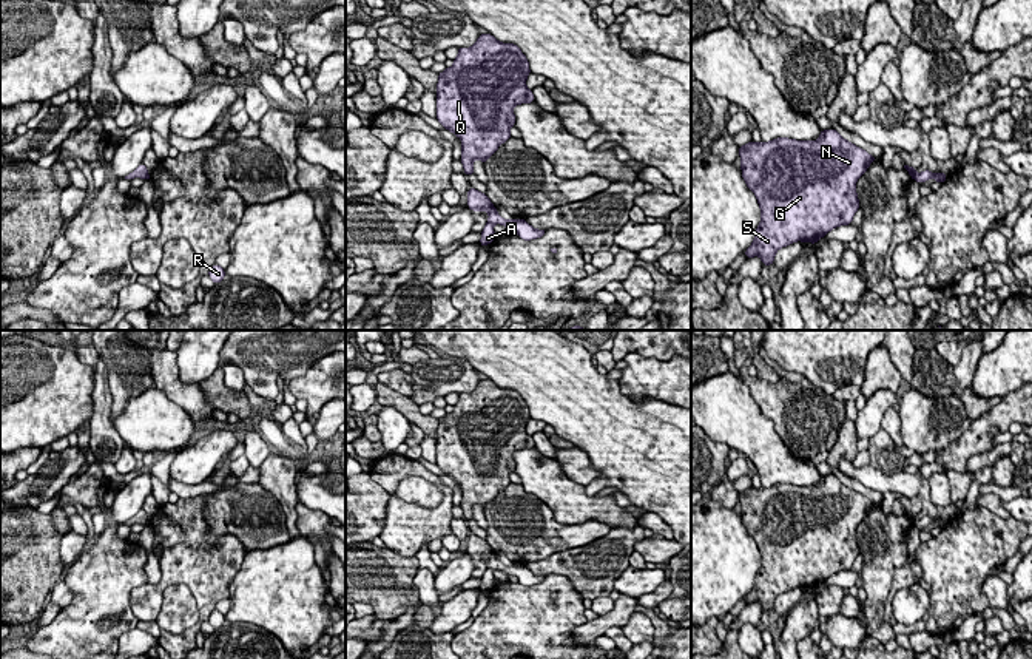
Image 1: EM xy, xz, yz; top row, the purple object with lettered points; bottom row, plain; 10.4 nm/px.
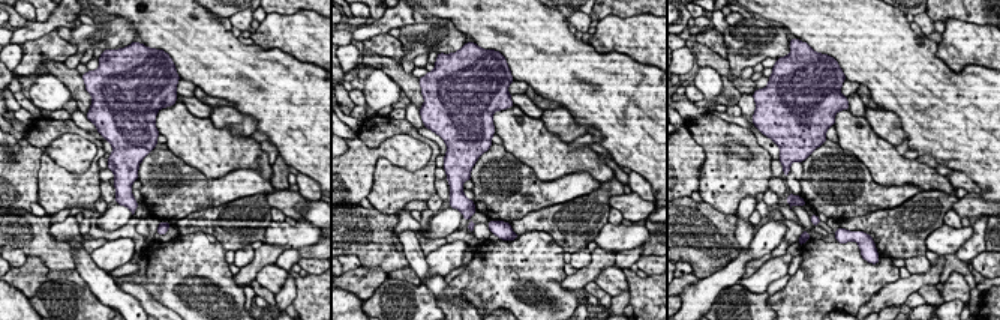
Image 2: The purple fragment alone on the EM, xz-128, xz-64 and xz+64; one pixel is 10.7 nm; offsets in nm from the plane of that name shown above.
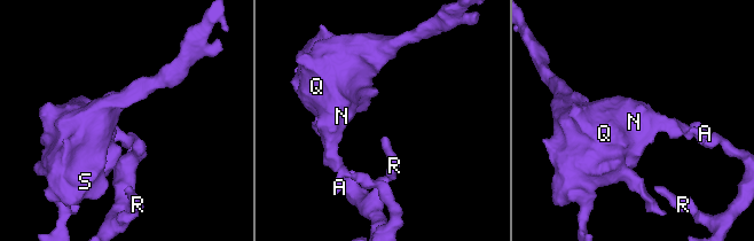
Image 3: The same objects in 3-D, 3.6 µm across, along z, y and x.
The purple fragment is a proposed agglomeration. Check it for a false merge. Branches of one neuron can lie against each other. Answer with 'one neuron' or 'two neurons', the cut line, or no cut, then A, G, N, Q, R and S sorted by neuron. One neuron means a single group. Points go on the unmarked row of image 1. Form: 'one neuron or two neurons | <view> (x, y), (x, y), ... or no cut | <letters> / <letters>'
two neurons | xz (494, 553), (488, 557) | A R / G N Q S

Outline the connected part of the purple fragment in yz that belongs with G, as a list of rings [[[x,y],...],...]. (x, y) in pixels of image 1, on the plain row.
[[[822,475],[818,486],[777,483],[739,492],[740,515],[747,532],[757,543],[762,565],[747,603],[759,602],[764,611],[774,608],[779,594],[796,586],[816,590],[830,576],[848,571],[861,553],[856,526],[876,506],[865,495],[850,489],[836,475]]]

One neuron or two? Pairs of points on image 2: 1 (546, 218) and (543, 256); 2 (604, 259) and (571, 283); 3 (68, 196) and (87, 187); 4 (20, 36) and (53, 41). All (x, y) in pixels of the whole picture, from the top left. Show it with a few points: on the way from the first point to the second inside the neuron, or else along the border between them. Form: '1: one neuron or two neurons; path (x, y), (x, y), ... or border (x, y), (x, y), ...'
1: two neurons; border (519, 235), (546, 232), (564, 251)
2: one neuron; path (597, 265), (579, 280)
3: one neuron; path (72, 191), (83, 191)
4: two neurons; border (56, 27), (24, 44)

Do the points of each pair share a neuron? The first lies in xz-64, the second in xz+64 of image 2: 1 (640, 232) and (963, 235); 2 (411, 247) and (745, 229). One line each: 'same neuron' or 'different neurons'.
1: same neuron
2: same neuron

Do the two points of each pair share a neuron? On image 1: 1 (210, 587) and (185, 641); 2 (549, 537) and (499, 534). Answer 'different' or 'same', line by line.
1: same
2: same

